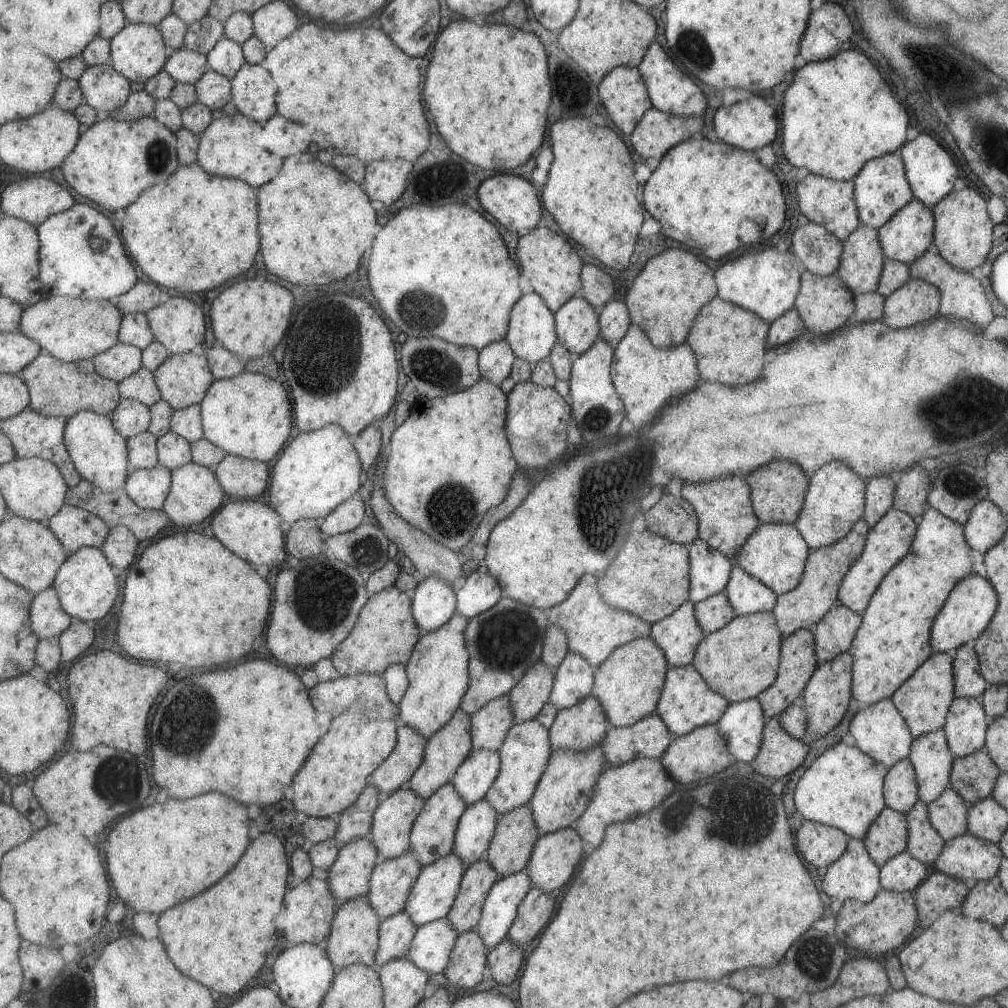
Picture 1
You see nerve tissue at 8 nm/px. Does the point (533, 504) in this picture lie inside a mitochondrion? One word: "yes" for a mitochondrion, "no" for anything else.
no

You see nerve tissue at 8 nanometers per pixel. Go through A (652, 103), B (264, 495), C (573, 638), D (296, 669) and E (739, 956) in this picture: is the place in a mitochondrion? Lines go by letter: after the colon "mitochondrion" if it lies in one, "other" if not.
A: other
B: other
C: other
D: other
E: other

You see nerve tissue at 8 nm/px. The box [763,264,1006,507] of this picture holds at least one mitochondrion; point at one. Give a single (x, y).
(972, 396)

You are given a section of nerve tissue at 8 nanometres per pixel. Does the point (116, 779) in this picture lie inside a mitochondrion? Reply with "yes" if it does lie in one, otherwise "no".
yes

